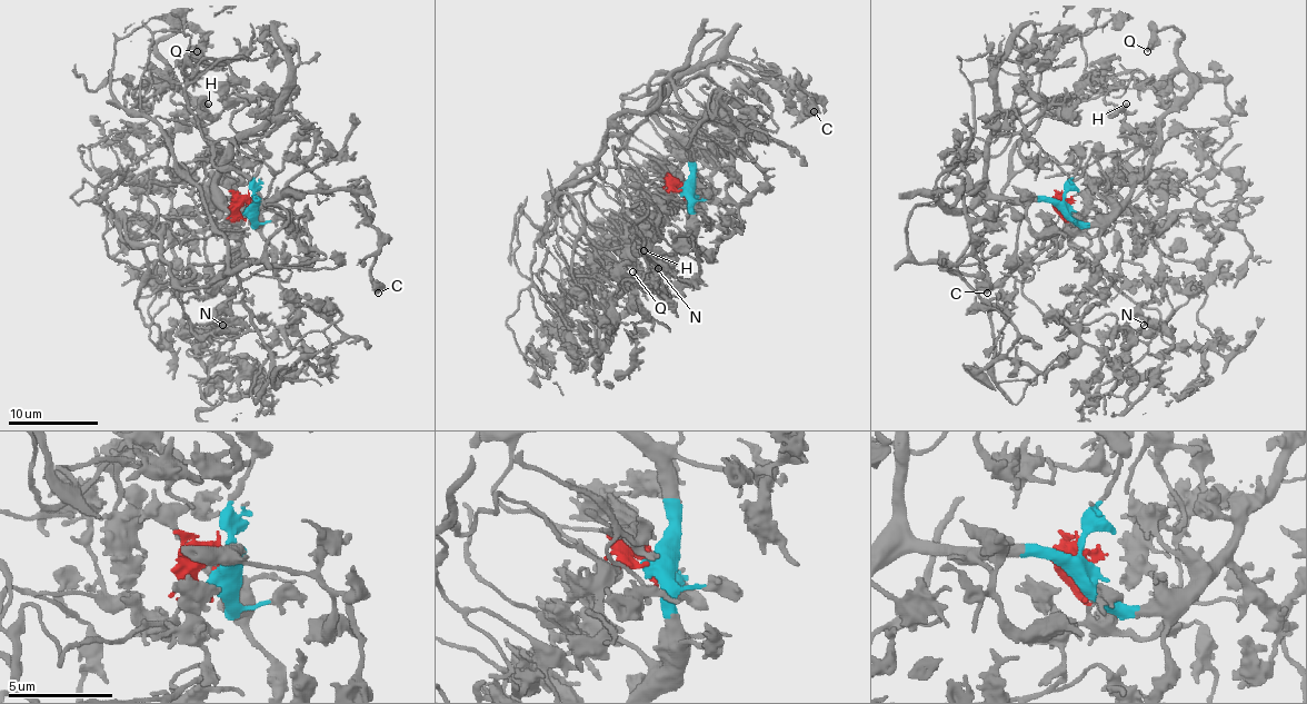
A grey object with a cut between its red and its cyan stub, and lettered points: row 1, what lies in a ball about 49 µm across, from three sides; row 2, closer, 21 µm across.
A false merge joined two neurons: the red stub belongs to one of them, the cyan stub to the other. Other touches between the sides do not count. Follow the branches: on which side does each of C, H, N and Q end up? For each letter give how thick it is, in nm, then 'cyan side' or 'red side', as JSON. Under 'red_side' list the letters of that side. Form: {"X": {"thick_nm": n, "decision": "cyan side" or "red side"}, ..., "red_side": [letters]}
{"C": {"thick_nm": 550, "decision": "cyan side"}, "H": {"thick_nm": 200, "decision": "red side"}, "N": {"thick_nm": 170, "decision": "red side"}, "Q": {"thick_nm": 360, "decision": "cyan side"}, "red_side": ["H", "N"]}

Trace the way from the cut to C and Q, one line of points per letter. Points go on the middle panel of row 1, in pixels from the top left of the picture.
C: (682, 192), (690, 151), (656, 103), (686, 75), (728, 57), (752, 61), (814, 97), (814, 111)
Q: (682, 192), (690, 199), (690, 230), (618, 314), (592, 303), (597, 307), (606, 307), (638, 276), (634, 271)

